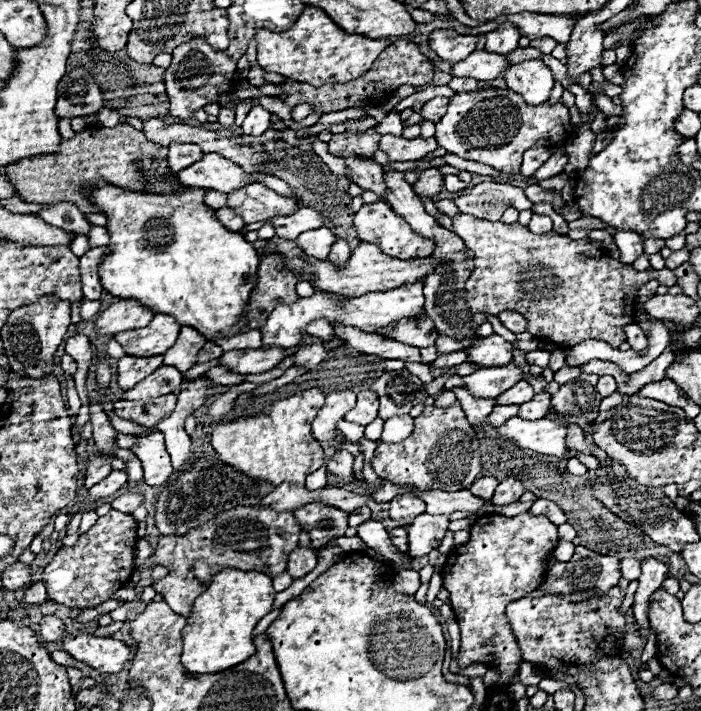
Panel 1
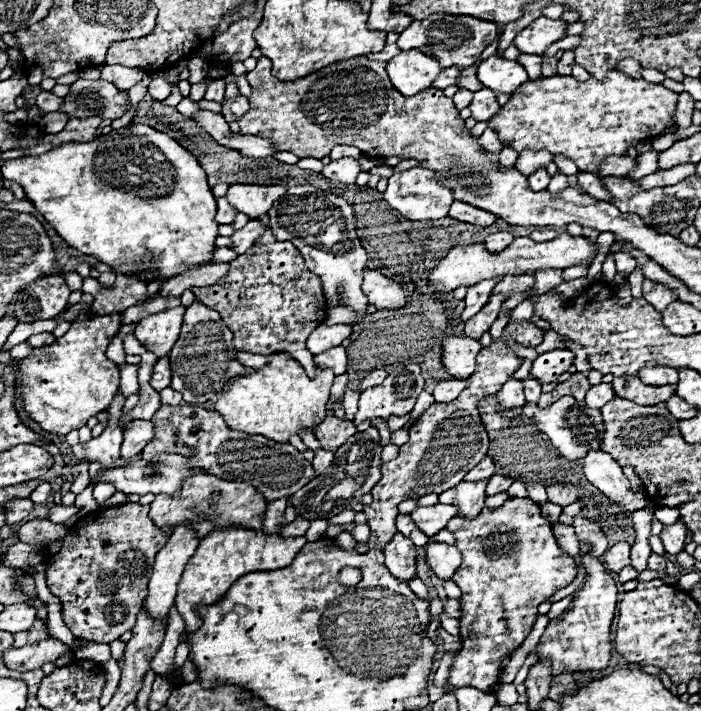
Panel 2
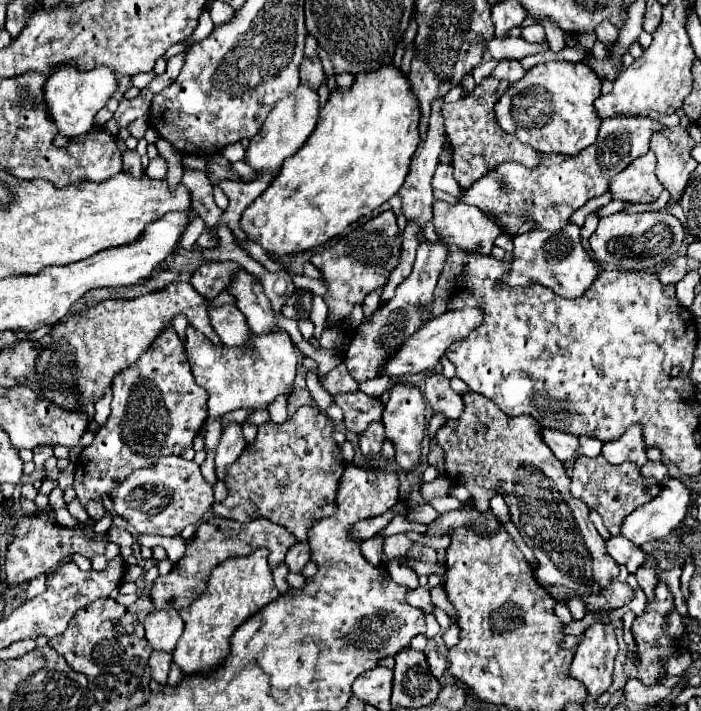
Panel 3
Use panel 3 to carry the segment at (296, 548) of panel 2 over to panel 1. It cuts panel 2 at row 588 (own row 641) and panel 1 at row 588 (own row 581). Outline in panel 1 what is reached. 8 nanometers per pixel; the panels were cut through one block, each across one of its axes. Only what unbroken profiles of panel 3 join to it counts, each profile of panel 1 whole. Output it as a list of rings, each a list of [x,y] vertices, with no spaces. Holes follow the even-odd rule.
[[[226,568],[212,578],[212,584],[194,602],[192,616],[182,630],[184,650],[182,664],[190,674],[214,674],[242,664],[254,656],[254,626],[264,618],[274,604],[272,578],[262,572],[244,572]]]

